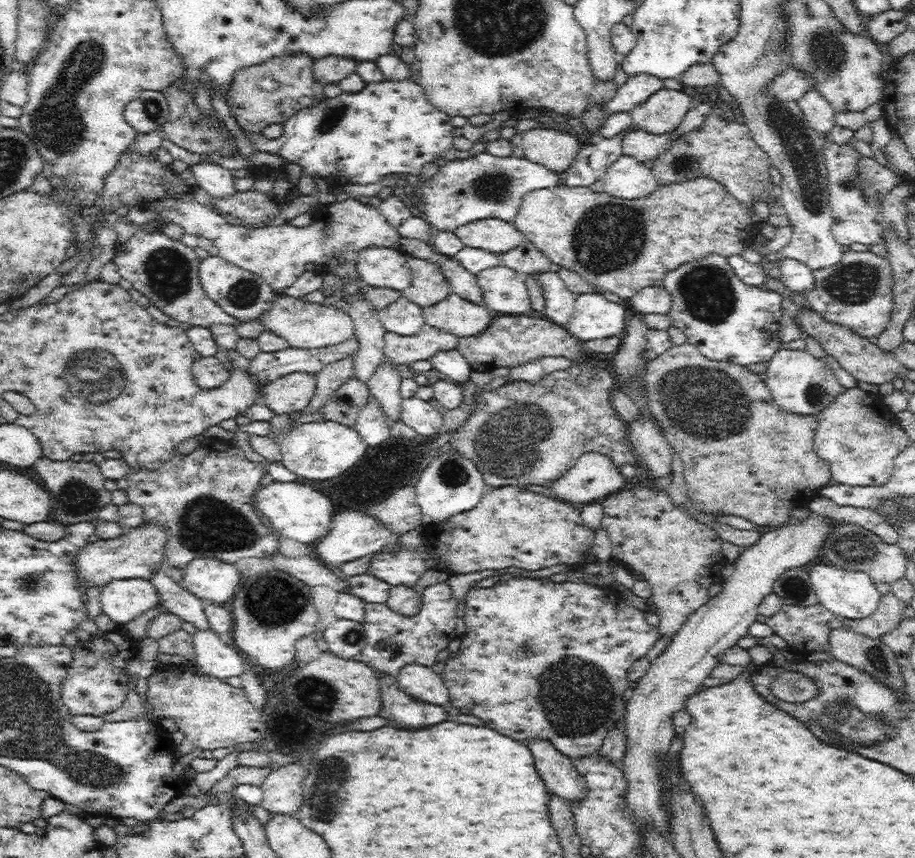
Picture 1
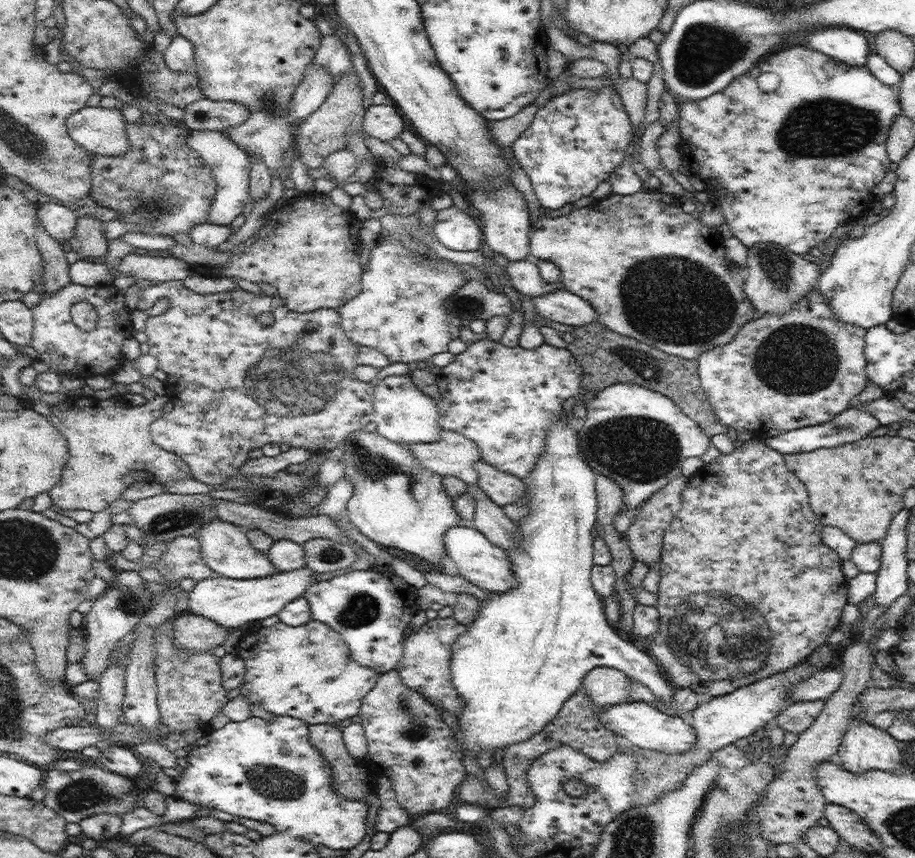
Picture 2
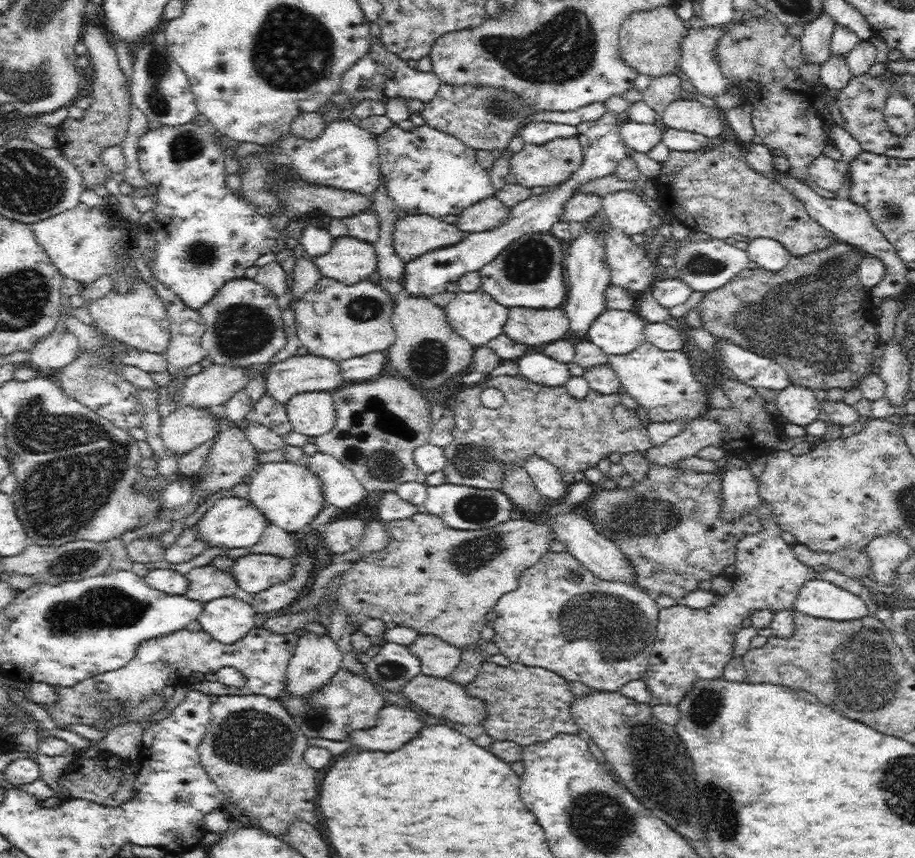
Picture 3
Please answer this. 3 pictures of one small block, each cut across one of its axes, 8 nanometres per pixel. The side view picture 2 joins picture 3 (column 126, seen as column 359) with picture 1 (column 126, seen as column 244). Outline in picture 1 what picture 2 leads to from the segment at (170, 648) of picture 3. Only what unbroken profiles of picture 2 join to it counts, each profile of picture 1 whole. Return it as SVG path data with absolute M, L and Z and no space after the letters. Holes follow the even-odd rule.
M98 632L90 640L78 640L74 646L74 662L62 682L62 700L72 716L96 716L116 712L130 692L130 678L126 668L134 656L138 656L140 644L132 636L118 632Z

